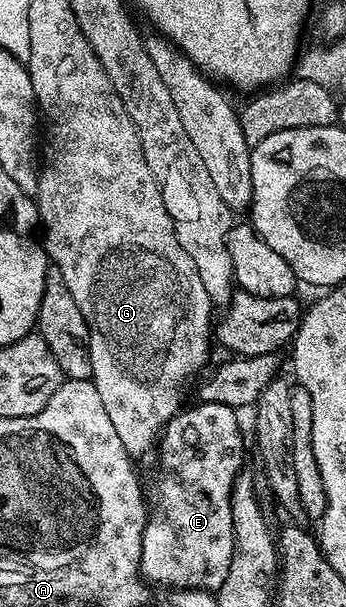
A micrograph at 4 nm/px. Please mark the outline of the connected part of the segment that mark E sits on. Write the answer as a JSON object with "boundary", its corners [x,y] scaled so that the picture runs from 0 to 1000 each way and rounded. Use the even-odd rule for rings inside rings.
{"boundary":[[[581,661],[549,671],[526,672],[520,680],[480,697],[460,722],[460,746],[465,740],[465,781],[454,786],[454,812],[465,817],[465,852],[434,850],[413,875],[413,901],[408,903],[408,949],[434,965],[500,964],[526,970],[587,970],[621,974],[645,967],[645,954],[656,954],[656,939],[668,934],[673,913],[673,863],[668,862],[668,809],[685,787],[699,778],[697,756],[708,750],[708,727],[697,722],[697,700],[685,695],[688,675],[668,667],[630,661]]]}

